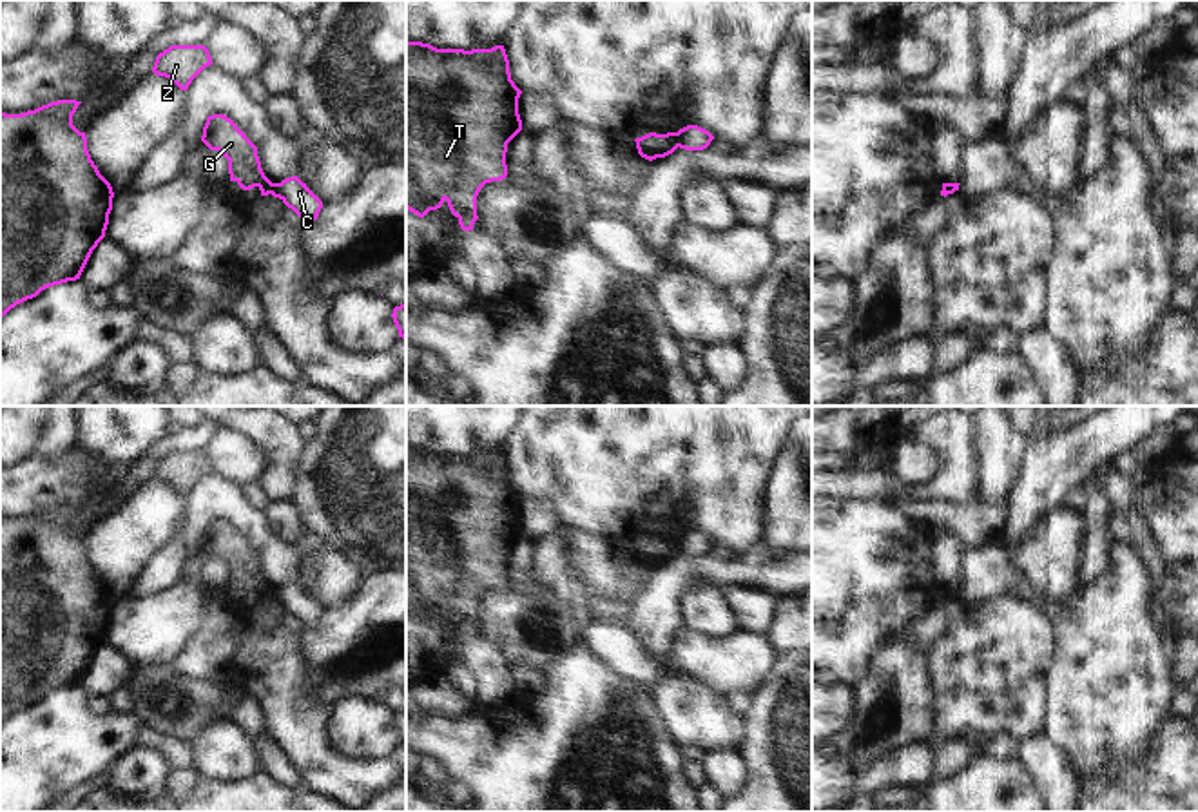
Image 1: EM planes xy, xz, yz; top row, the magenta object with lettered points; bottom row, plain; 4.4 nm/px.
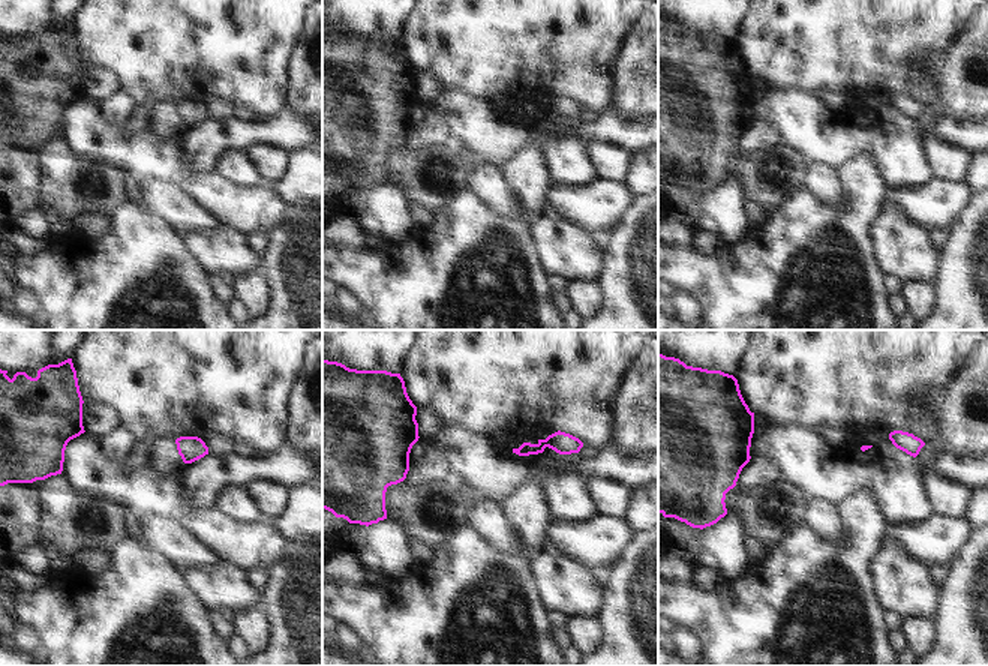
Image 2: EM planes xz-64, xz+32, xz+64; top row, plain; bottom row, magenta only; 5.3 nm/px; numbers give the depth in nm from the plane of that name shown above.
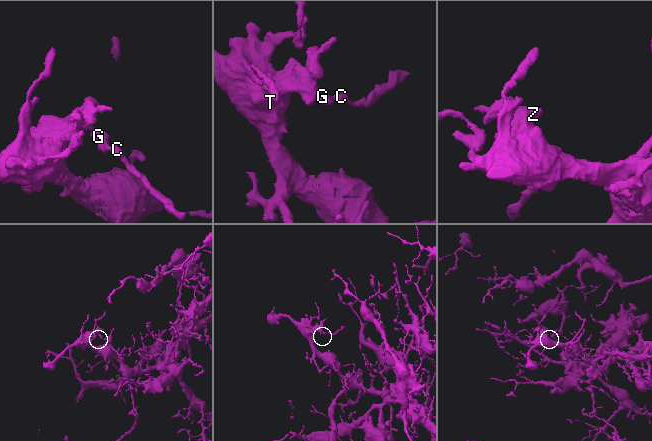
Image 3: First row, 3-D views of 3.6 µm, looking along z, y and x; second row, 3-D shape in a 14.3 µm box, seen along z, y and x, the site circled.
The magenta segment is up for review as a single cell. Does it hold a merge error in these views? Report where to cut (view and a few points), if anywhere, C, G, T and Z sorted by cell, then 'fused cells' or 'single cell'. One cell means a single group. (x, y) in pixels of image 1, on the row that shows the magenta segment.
cut in xz along (676, 133), (678, 145); C / G T Z; fused cells

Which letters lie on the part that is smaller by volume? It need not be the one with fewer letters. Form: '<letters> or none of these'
C

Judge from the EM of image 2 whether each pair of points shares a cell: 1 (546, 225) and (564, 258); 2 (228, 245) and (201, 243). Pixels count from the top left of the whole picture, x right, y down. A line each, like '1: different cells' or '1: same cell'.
1: same cell
2: same cell

